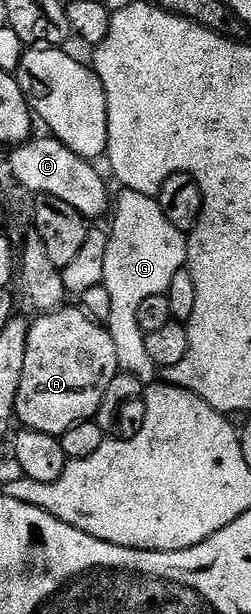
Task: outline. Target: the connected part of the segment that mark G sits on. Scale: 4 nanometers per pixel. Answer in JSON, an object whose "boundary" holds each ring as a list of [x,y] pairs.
{"boundary":[[[122,188],[118,193],[113,207],[113,216],[115,215],[113,227],[108,232],[105,261],[103,261],[102,286],[107,289],[109,299],[111,299],[111,313],[105,323],[113,343],[115,343],[120,370],[124,374],[133,376],[140,384],[150,385],[156,382],[157,368],[155,362],[149,357],[148,349],[145,348],[146,334],[138,327],[137,311],[149,297],[166,294],[173,277],[179,271],[184,270],[184,267],[179,264],[179,238],[184,235],[184,232],[166,220],[165,213],[162,212],[158,200],[154,196],[127,188]]]}

